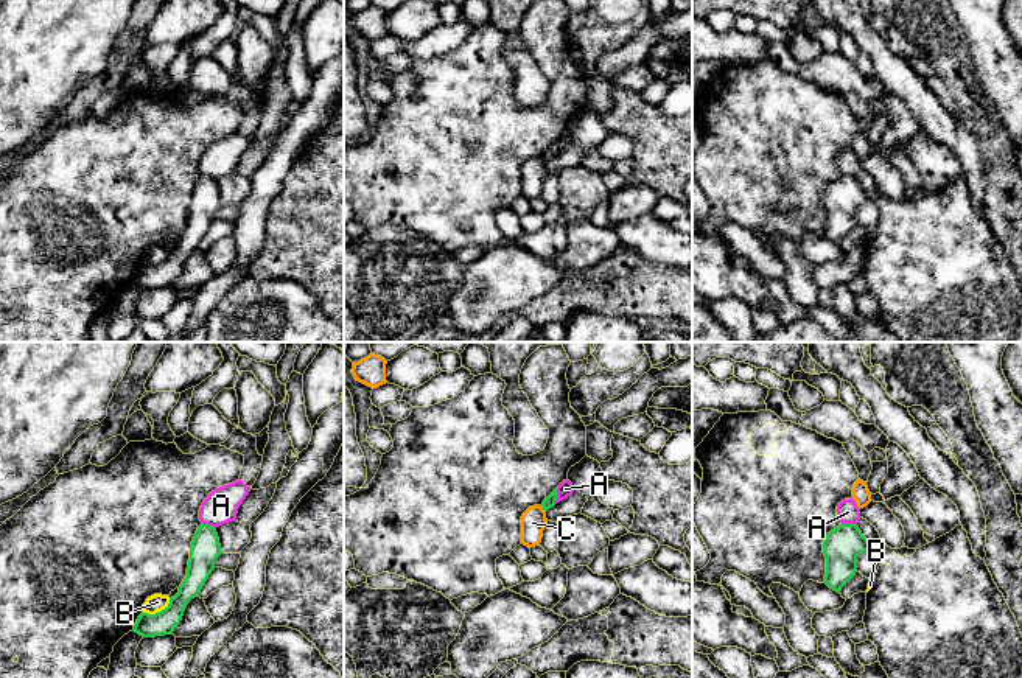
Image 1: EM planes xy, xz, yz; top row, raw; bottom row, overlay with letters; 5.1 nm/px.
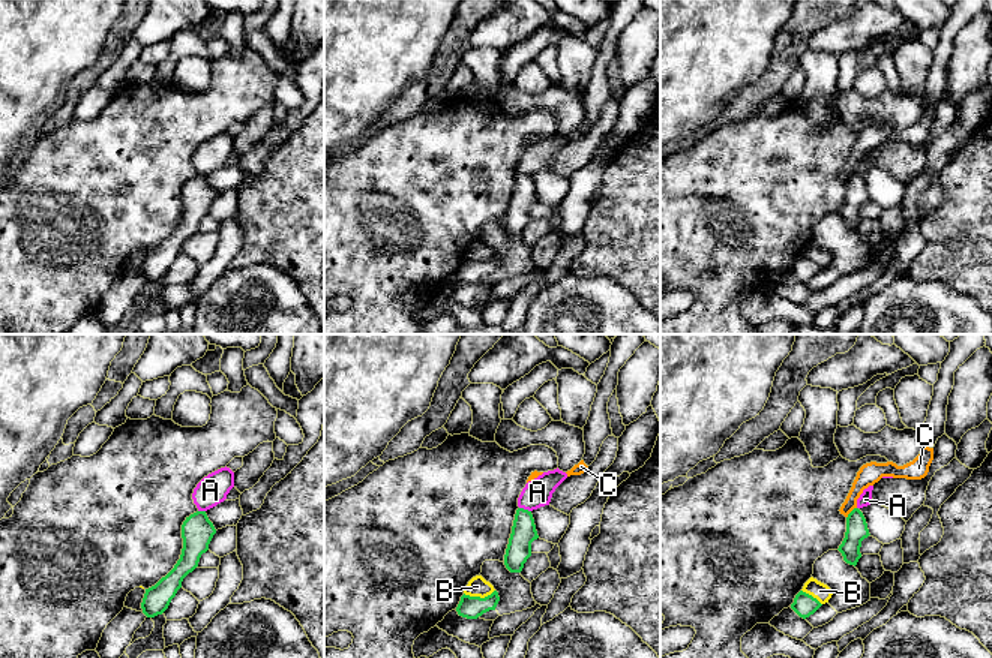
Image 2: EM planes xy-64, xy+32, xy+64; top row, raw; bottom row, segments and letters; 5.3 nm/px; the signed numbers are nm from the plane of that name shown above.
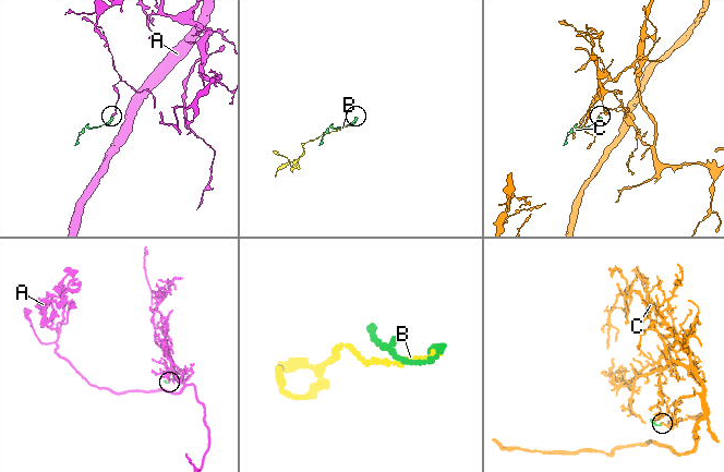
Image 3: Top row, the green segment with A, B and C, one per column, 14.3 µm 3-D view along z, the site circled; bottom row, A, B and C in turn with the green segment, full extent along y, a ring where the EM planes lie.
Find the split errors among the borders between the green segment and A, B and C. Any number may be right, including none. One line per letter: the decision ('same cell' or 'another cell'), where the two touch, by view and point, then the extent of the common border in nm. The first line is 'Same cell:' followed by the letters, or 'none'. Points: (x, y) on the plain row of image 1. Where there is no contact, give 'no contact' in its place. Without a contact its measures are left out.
Same cell: C
A: another cell | xz (556, 148) | 80 nm
B: another cell | xy (159, 263) | 160 nm
C: same cell | xz (543, 160) | 50 nm

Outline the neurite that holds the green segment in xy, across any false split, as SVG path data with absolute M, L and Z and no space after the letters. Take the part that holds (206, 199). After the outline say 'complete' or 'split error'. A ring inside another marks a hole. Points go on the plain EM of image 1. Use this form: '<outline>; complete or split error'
M201 176L191 193L187 227L179 238L179 244L170 250L165 261L156 266L142 264L132 283L143 289L173 286L188 253L199 247L221 205L216 180Z; complete

